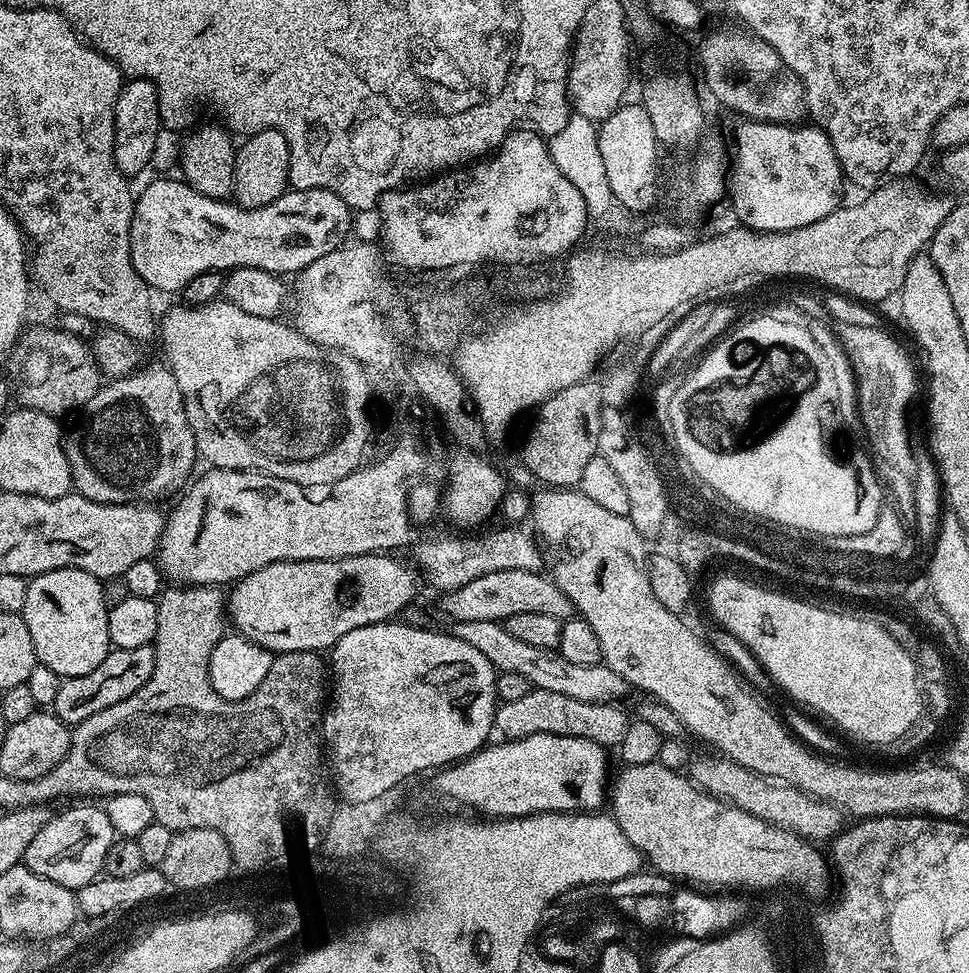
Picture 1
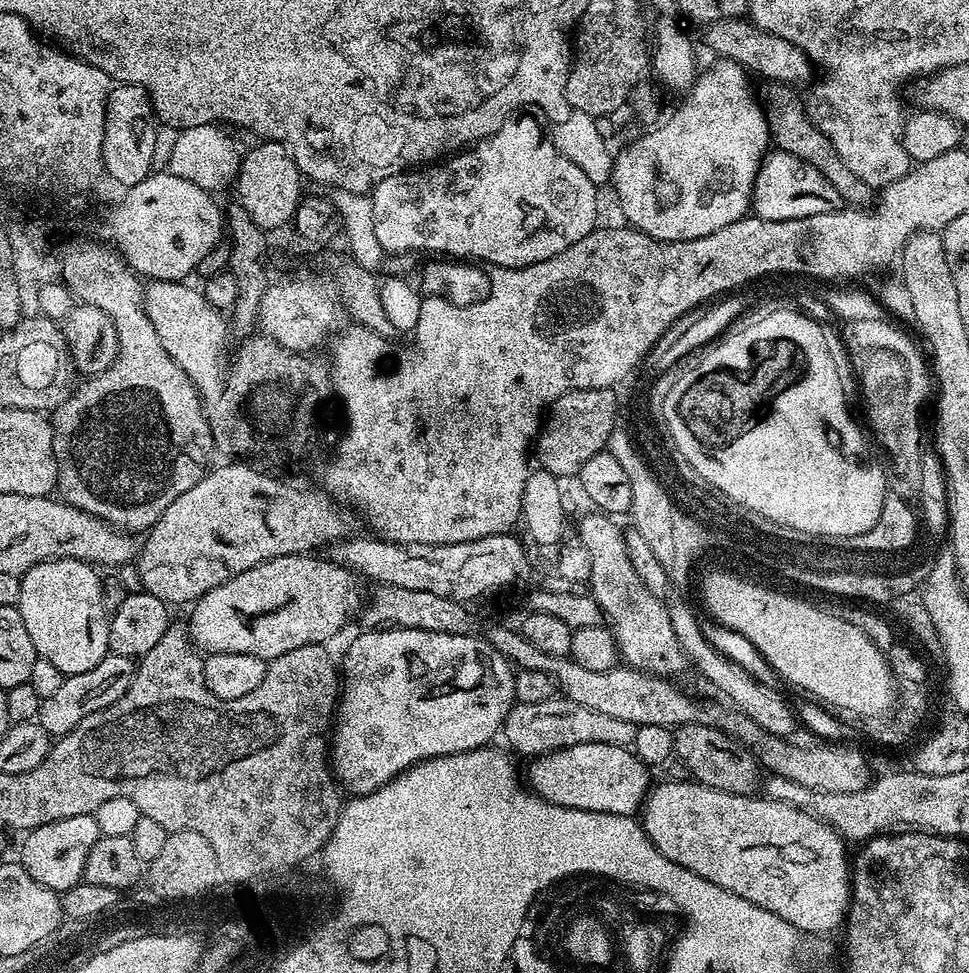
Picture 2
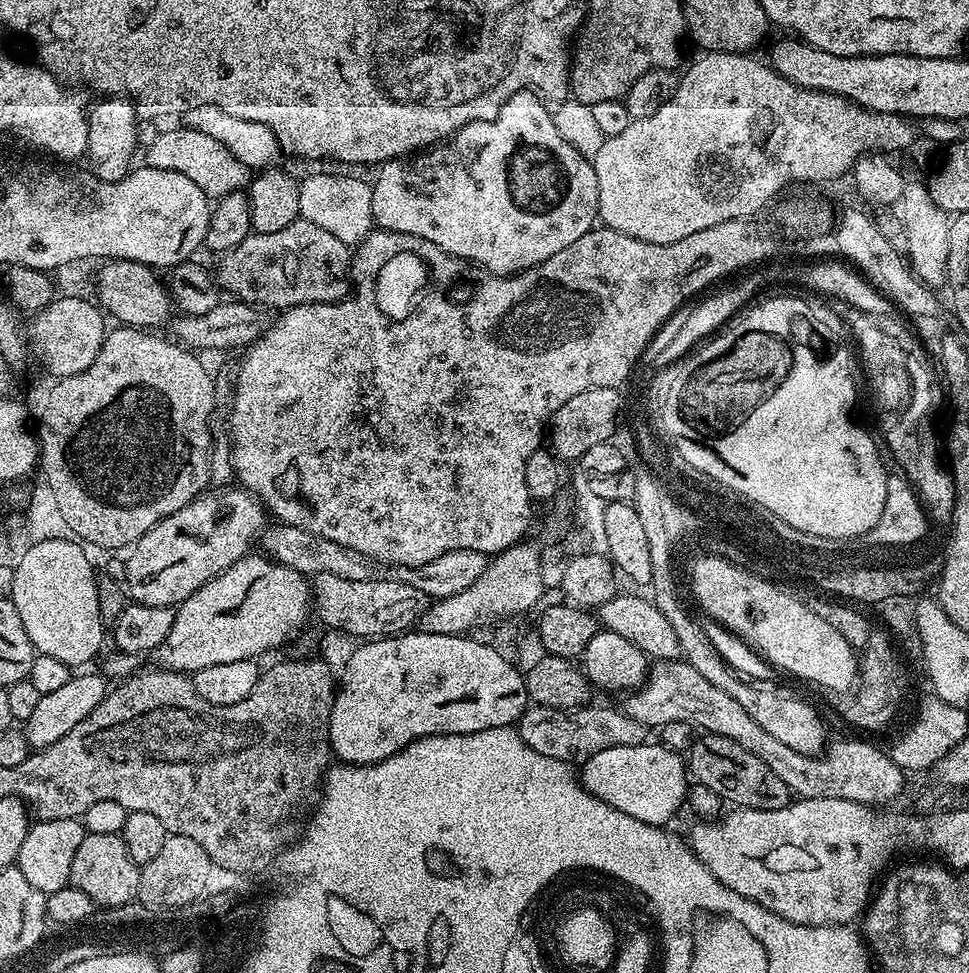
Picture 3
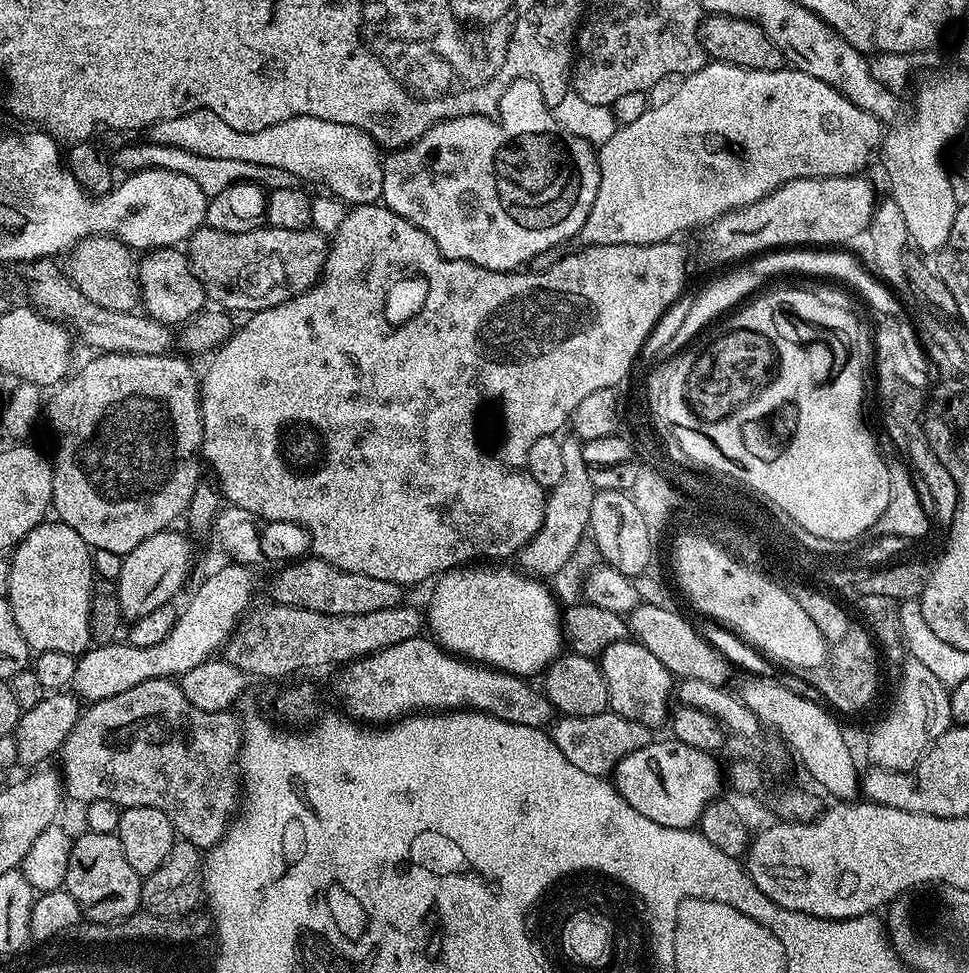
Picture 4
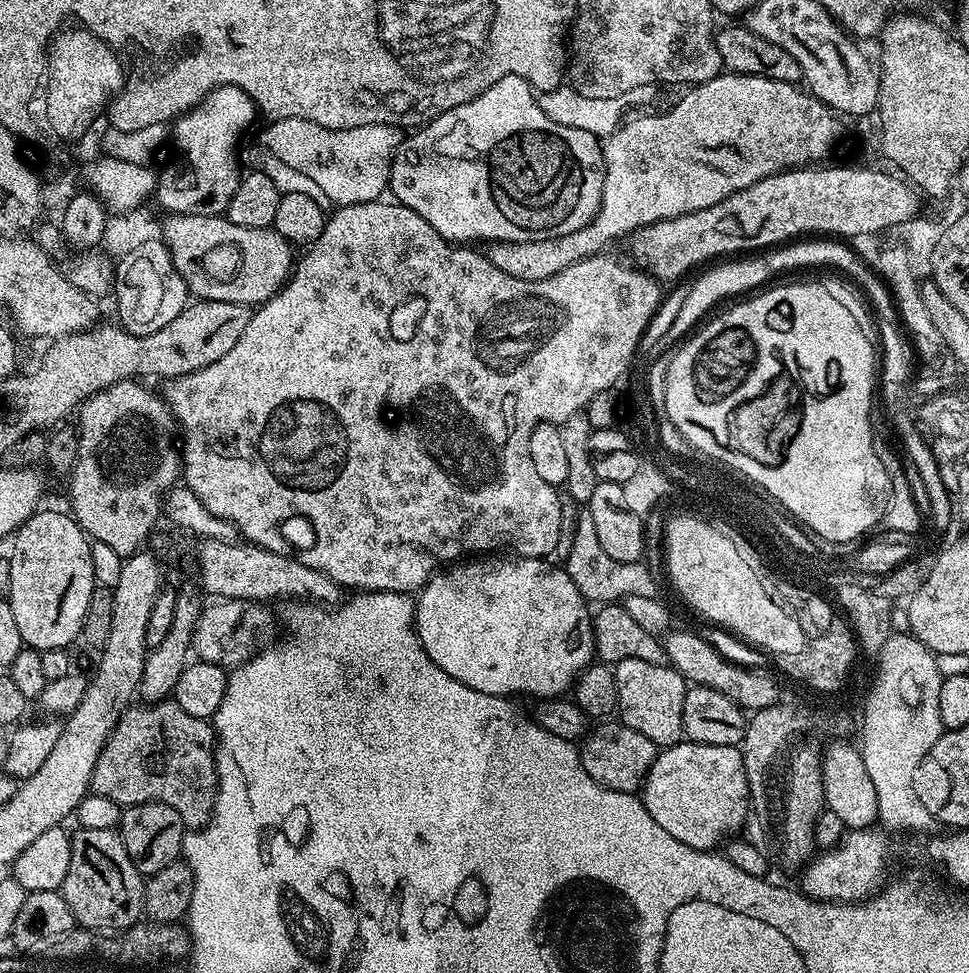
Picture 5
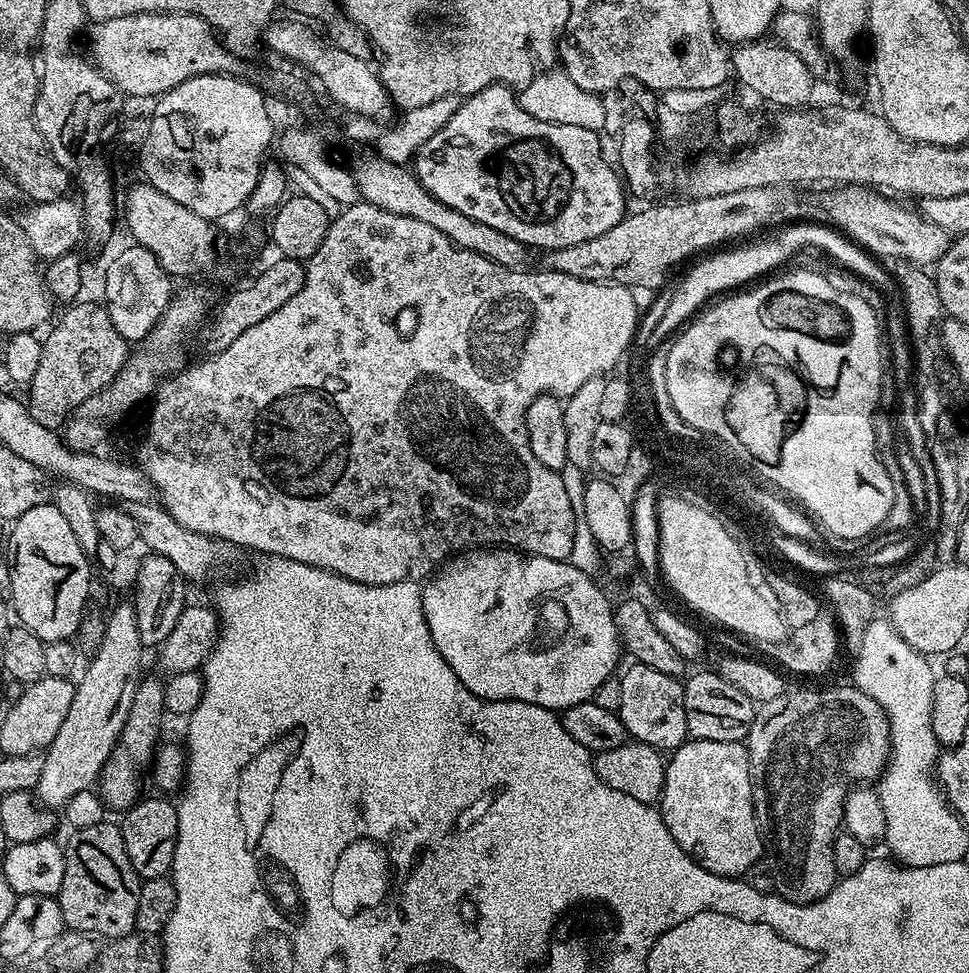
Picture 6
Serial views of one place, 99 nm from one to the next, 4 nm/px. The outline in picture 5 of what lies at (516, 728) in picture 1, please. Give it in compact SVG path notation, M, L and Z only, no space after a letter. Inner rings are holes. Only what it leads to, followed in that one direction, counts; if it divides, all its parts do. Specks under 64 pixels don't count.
M612 722L601 723L597 732L592 730L585 735L578 748L582 766L586 774L604 788L639 793L643 789L650 766L656 760L656 744L643 734L638 734L638 730L630 730L630 726L619 722L610 723Z

